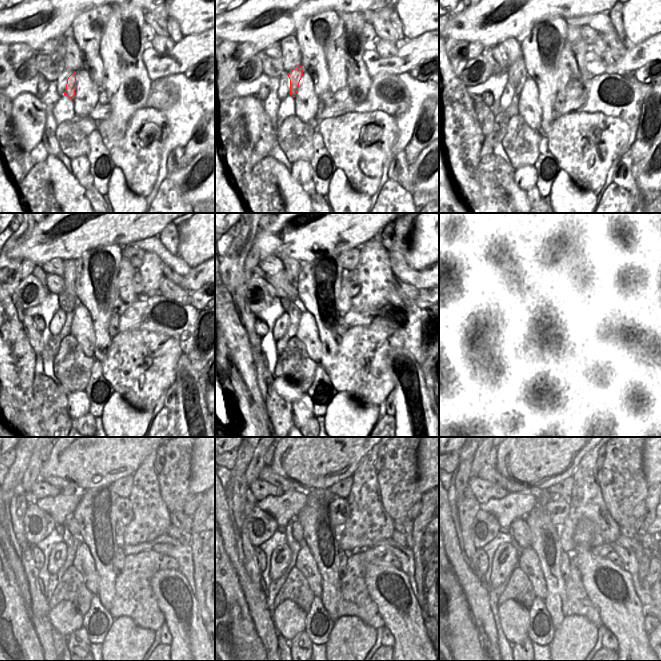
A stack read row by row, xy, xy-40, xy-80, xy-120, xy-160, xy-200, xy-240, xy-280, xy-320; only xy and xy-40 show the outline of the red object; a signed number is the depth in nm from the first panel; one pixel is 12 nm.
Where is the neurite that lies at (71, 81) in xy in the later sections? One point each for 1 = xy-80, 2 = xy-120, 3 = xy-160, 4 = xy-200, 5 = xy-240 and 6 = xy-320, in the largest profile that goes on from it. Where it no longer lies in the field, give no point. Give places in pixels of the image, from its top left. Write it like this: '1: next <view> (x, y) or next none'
1: next xy-80 (517, 74)
2: next xy-120 (68, 300)
3: next xy-160 (291, 266)
4: next xy-200 (515, 265)
5: next xy-240 (66, 488)
6: next xy-320 (488, 473)

